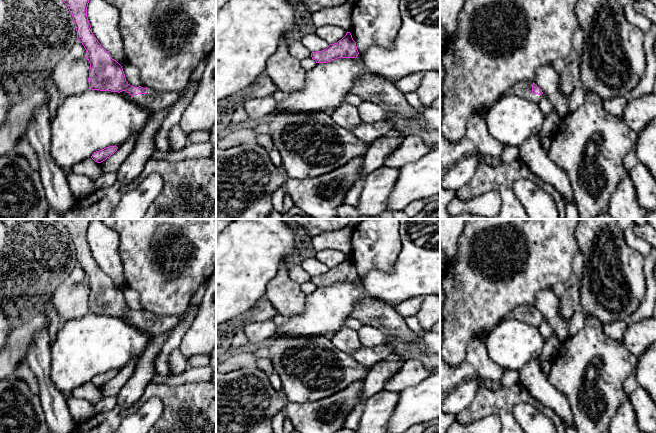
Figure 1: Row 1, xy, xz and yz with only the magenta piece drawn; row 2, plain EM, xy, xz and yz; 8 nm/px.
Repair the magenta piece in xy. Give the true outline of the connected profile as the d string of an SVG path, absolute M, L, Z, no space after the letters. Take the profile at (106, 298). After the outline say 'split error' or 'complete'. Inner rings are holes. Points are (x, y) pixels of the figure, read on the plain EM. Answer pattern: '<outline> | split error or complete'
M55 219L60 222L72 238L77 262L84 270L90 287L89 312L92 314L122 316L126 315L130 324L152 335L172 330L180 322L181 316L158 316L145 309L131 310L125 302L122 290L110 281L96 261L87 241L90 219Z | split error

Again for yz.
M521 305L510 316L534 327L539 327L543 321L542 314L533 305Z | split error

